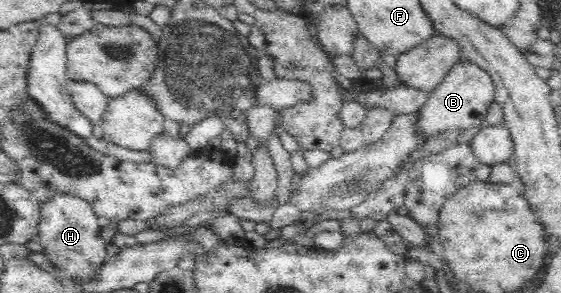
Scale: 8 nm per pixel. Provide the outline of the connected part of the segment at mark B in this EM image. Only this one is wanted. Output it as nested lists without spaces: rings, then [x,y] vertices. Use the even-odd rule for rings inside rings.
[[[459,57],[446,79],[436,86],[428,98],[426,107],[418,113],[422,113],[419,119],[419,129],[427,135],[439,134],[444,129],[463,127],[468,130],[471,127],[485,124],[486,113],[492,102],[495,101],[495,83],[486,67],[482,67],[475,60]]]

